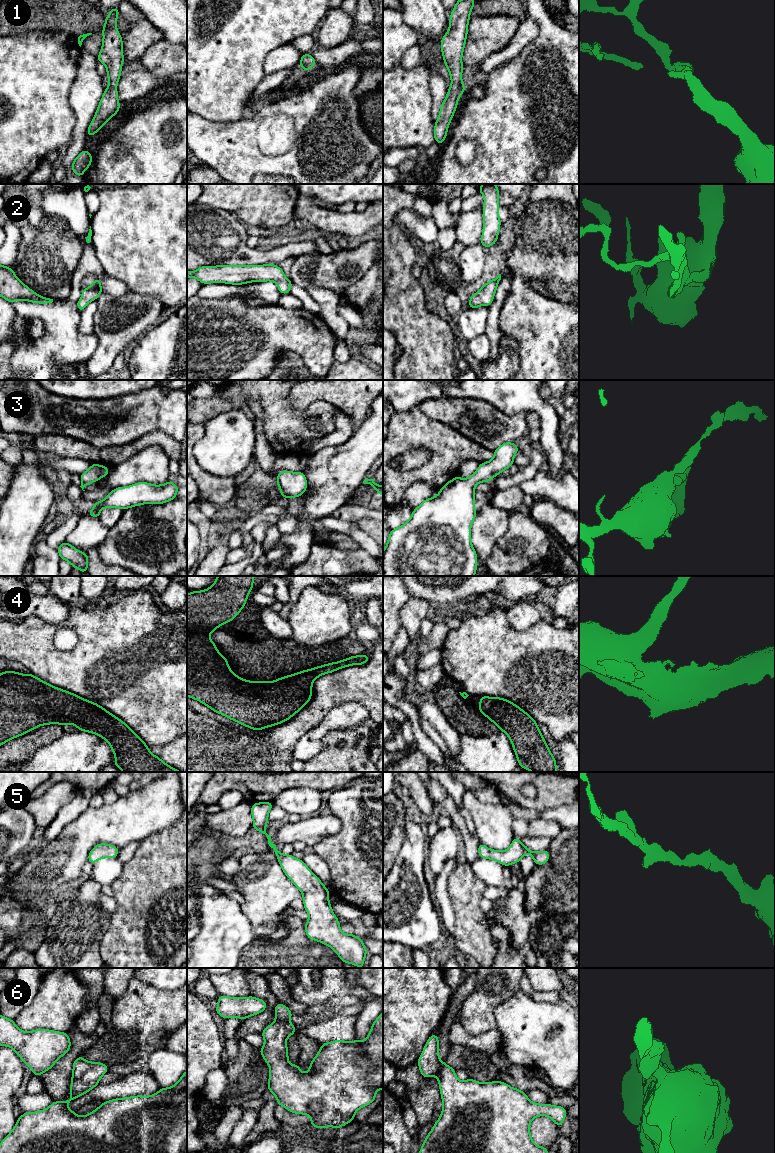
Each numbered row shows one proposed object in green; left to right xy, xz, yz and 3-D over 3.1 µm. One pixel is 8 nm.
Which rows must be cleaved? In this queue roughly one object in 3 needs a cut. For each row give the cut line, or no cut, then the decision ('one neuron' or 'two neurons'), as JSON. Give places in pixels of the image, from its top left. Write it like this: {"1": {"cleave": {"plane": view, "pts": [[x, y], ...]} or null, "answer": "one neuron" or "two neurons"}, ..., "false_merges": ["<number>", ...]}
{"1": {"cleave": null, "answer": "one neuron"}, "2": {"cleave": null, "answer": "one neuron"}, "3": {"cleave": null, "answer": "one neuron"}, "4": {"cleave": null, "answer": "one neuron"}, "5": {"cleave": null, "answer": "one neuron"}, "6": {"cleave": null, "answer": "one neuron"}, "false_merges": []}

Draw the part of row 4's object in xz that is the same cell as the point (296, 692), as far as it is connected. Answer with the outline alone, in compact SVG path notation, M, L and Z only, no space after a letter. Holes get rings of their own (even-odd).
M217 576L208 589L187 594L187 696L243 726L262 730L283 723L299 712L310 701L312 684L316 678L340 668L365 664L369 661L369 655L351 656L271 682L247 681L238 677L229 668L226 657L218 652L209 635L219 626L231 622L244 608L254 578L255 576Z

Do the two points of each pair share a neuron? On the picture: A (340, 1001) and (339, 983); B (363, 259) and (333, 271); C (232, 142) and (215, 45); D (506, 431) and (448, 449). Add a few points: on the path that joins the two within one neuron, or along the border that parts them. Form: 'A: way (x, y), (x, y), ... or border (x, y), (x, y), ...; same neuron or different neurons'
A: border (347, 993), (334, 995), (325, 1002); different neurons
B: way (356, 259), (347, 259), (340, 266); same neuron
C: border (242, 117), (231, 122), (212, 122), (206, 120); different neurons
D: border (454, 428), (493, 451); different neurons

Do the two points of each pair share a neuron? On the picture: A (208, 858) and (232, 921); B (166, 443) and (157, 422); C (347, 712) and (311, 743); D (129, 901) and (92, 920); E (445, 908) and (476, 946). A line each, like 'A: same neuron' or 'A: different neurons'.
A: same neuron
B: different neurons
C: same neuron
D: different neurons
E: different neurons

